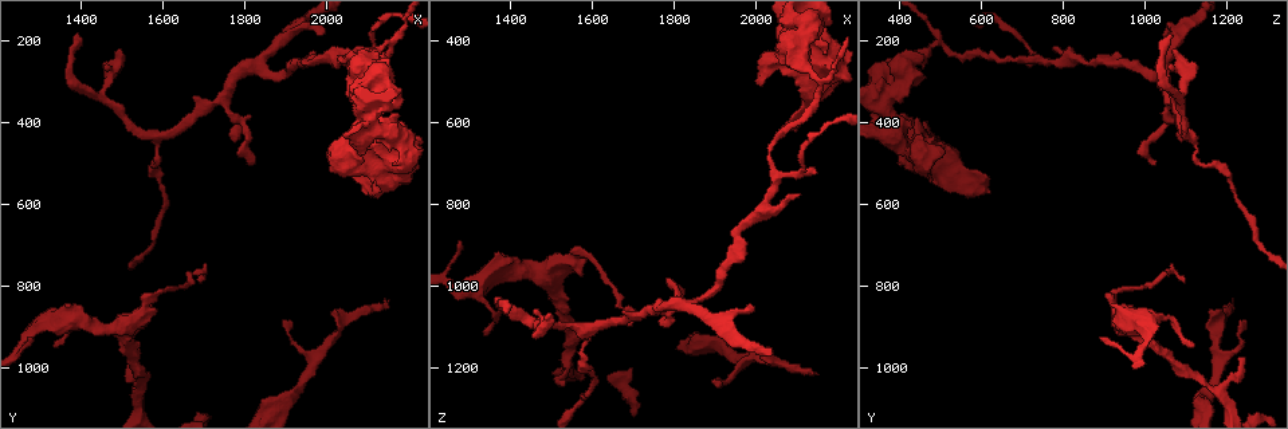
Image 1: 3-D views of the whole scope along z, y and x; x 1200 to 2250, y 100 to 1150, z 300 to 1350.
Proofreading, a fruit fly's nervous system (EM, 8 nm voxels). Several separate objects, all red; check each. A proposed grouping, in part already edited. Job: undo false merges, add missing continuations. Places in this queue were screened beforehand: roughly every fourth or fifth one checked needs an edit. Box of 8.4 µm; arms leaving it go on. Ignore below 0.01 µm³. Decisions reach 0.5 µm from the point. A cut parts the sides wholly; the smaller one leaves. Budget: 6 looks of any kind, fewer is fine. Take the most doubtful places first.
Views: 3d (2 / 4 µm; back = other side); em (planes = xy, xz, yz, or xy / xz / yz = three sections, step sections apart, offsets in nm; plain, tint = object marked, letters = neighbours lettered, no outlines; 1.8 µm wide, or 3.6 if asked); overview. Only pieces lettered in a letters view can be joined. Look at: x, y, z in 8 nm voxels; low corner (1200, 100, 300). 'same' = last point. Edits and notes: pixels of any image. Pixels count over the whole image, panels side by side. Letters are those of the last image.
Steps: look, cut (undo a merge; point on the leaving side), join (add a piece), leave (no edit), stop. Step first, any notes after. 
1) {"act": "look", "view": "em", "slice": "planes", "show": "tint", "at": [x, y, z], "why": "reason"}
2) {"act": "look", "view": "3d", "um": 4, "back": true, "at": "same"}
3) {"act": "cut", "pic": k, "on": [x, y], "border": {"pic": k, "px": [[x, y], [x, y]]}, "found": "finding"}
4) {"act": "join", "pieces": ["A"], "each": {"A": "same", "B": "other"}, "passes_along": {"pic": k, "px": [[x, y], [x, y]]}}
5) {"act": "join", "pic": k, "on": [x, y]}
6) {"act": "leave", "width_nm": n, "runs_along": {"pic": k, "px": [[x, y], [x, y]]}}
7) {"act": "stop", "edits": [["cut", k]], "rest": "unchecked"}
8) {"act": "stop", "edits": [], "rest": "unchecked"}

{"act": "look", "view": "em", "slice": "xy", "step": 8, "show": "tint", "at": [2075, 235, 420], "why": "sharp bend"}

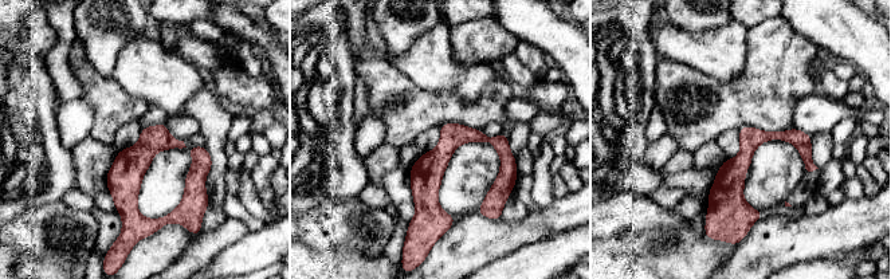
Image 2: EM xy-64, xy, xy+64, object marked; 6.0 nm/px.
{"act": "look", "view": "em", "slice": "planes", "show": "letters", "at": "same", "why": "another direction"}

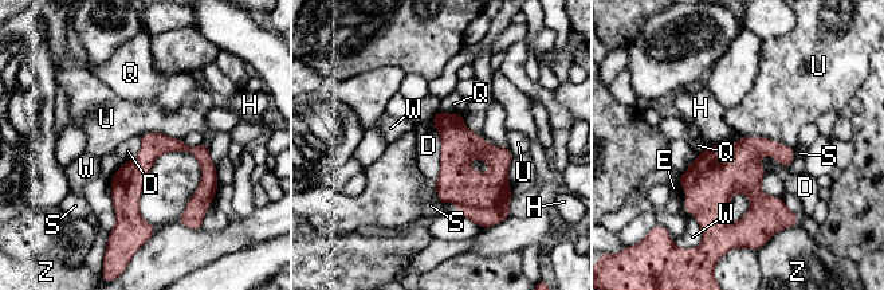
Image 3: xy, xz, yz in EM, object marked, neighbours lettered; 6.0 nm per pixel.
{"act": "cut", "pic": 3, "on": [494, 215], "width_nm": 160, "each": {"D": "other", "E": "other", "H": "other", "Q": "other", "S": "other", "U": "other", "W": "other", "Z": "other"}, "border": {"pic": 3, "px": [[510, 189], [488, 207], [459, 204]]}, "found": "a second neuron is stuck on"}

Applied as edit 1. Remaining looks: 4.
{"act": "look", "view": "3d", "um": 4, "at": [1540, 1060, 1175], "why": "thin neck"}

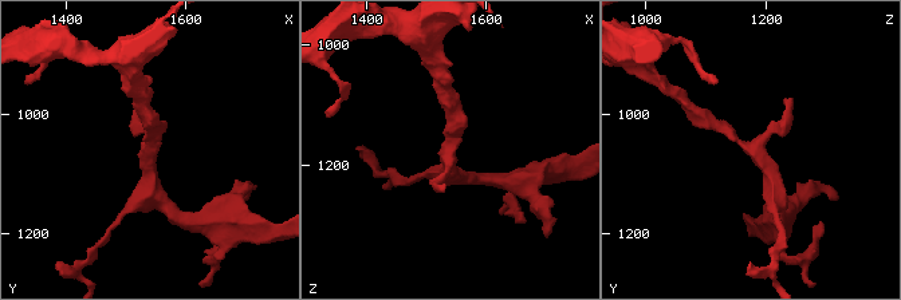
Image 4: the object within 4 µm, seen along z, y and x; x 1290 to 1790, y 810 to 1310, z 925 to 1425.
{"act": "look", "view": "em", "slice": "planes", "show": "letters", "at": [1540, 1055, 1180], "why": "need the tissue"}

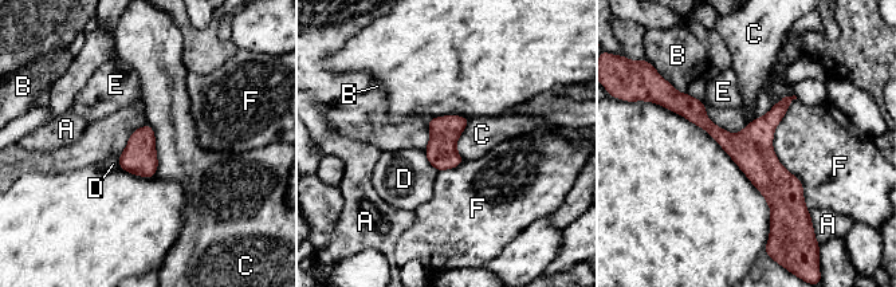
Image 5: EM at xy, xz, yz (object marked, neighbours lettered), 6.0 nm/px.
{"act": "leave", "each": {"A": "other", "B": "other", "C": "other", "D": "other", "E": "other", "F": "other"}, "found": "continuous, no second neuron"}

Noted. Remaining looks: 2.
{"act": "look", "view": "overview", "why": "see it whole again"}

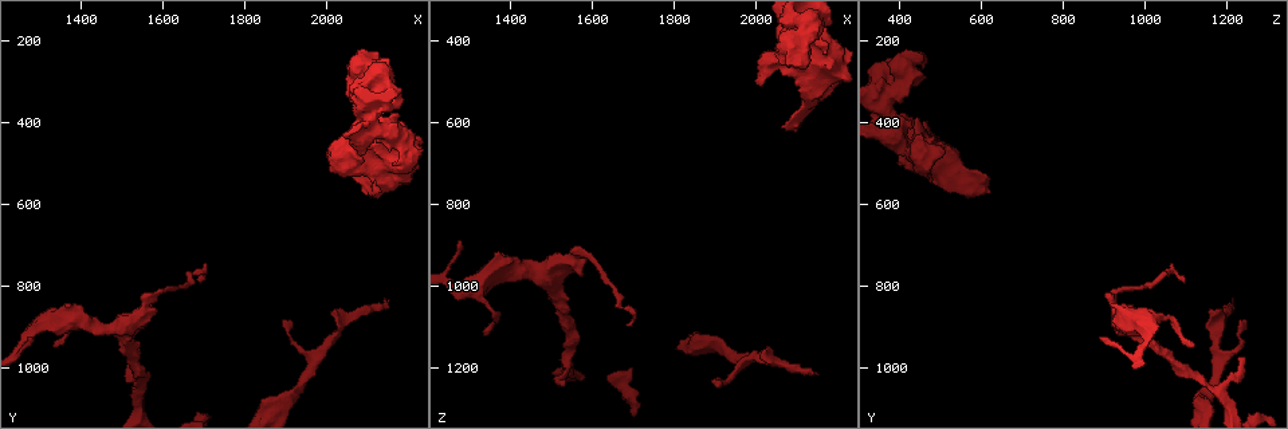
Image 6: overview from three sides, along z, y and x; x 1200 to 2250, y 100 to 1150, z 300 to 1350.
{"act": "look", "view": "em", "slice": "planes", "show": "letters", "at": [2070, 530, 615]}

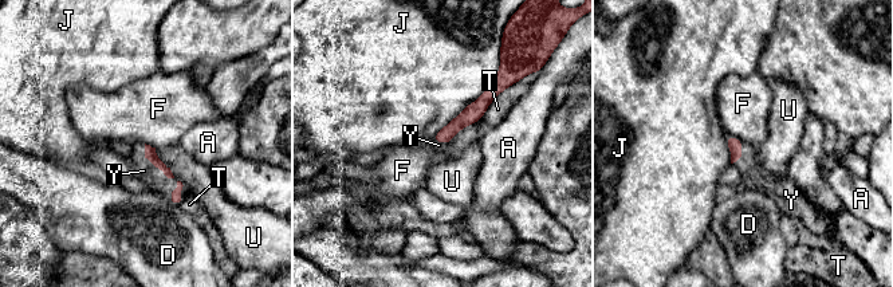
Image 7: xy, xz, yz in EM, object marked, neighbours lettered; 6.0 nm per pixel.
{"act": "join", "pieces": ["Y"], "each": {"A": "other", "D": "other", "F": "other", "J": "other", "T": "other", "U": "other", "Y": "same"}, "passes_along": {"pic": 7, "px": [[150, 156], [153, 164], [144, 170]]}, "found": "it goes on there"}

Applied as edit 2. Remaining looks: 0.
{"act": "stop", "edits": [["cut", 3], ["join", 7]], "rest": "unchecked"}

